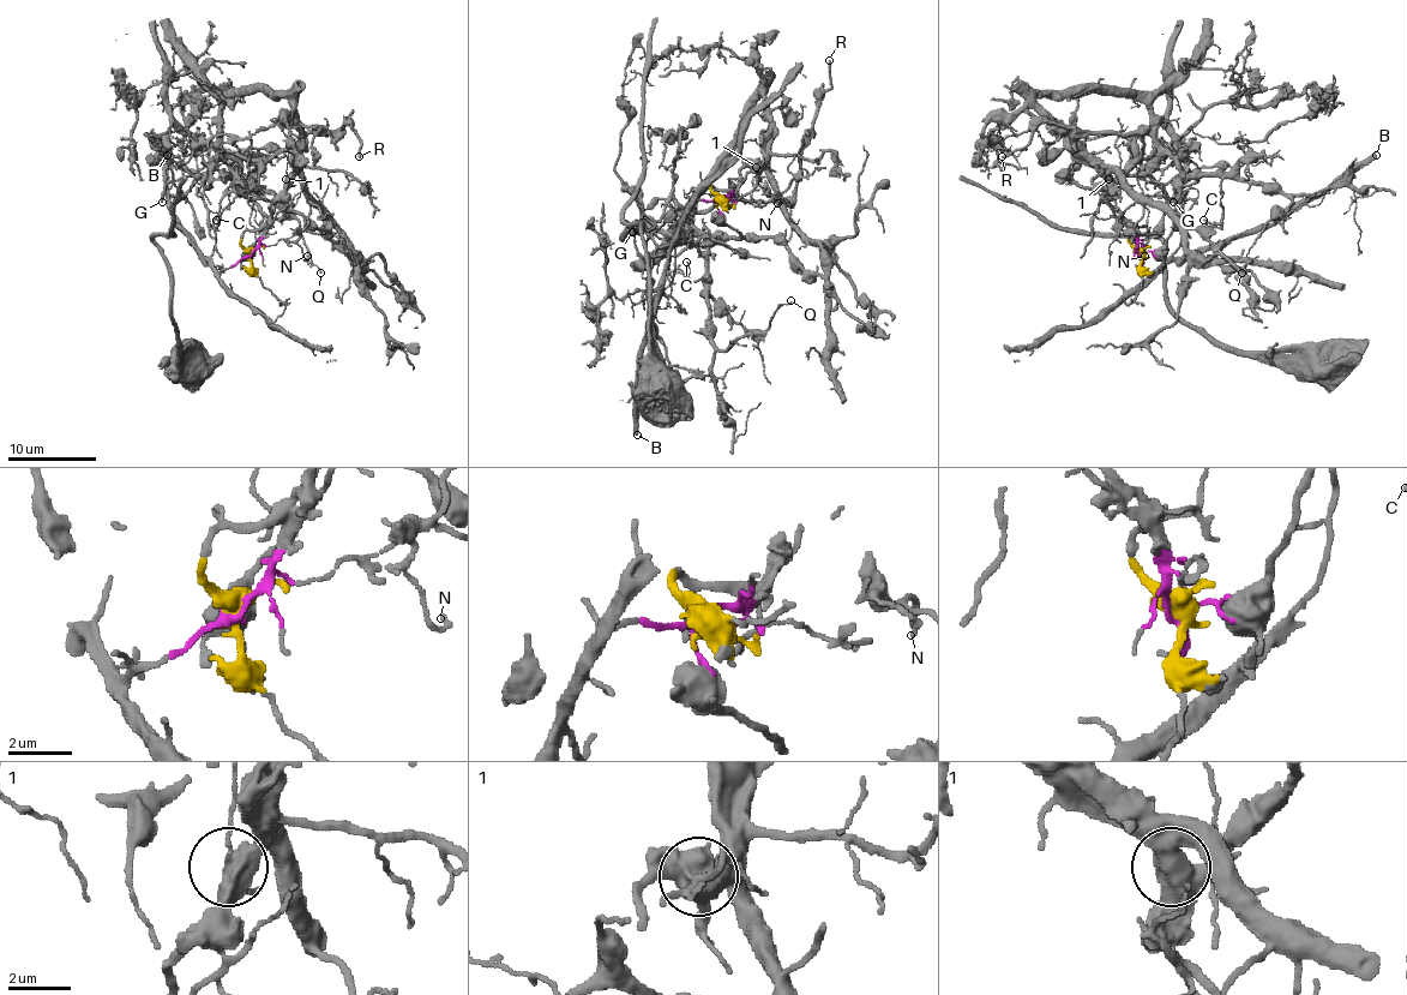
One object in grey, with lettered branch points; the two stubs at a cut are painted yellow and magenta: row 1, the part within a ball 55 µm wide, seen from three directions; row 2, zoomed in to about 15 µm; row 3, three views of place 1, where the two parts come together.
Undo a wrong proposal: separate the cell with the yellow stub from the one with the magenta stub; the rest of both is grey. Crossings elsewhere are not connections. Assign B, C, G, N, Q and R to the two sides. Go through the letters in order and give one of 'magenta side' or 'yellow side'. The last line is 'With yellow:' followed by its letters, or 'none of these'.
B: magenta side
C: yellow side
G: yellow side
N: yellow side
Q: yellow side
R: yellow side
With yellow: C, G, N, Q, R

